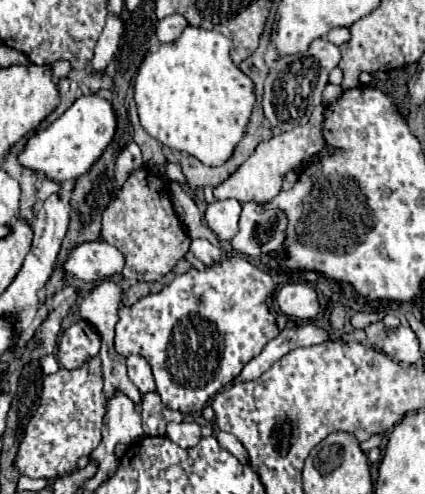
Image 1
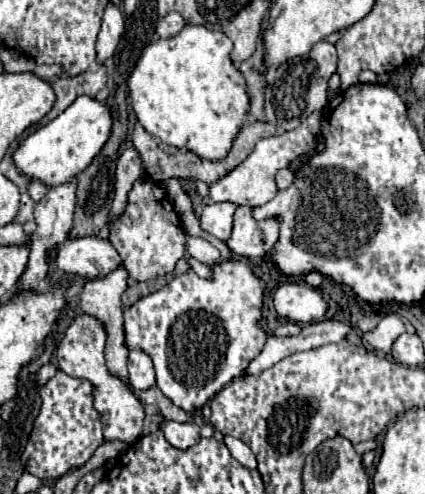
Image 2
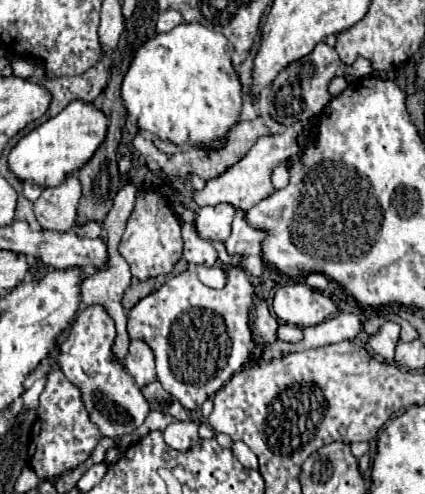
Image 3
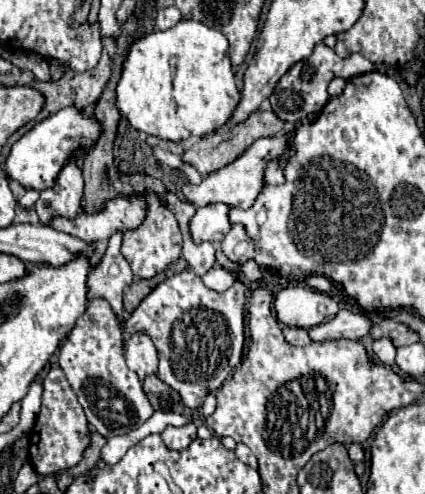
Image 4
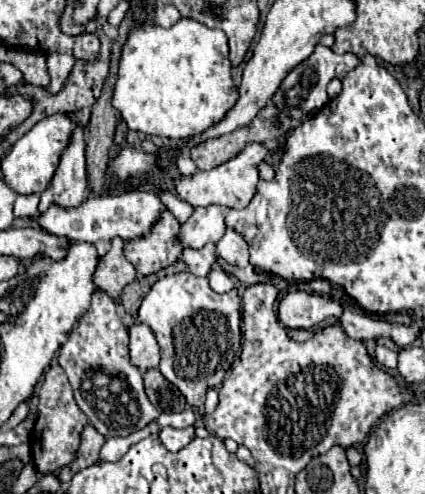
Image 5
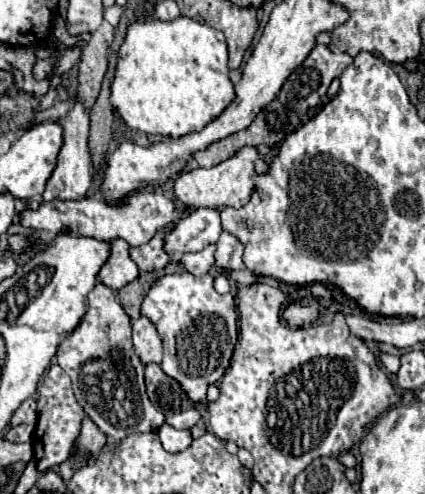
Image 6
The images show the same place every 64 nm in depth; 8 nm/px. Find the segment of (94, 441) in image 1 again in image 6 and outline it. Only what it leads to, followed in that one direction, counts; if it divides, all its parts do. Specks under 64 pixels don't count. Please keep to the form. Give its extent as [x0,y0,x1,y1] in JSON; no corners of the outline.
[32,364,84,472]

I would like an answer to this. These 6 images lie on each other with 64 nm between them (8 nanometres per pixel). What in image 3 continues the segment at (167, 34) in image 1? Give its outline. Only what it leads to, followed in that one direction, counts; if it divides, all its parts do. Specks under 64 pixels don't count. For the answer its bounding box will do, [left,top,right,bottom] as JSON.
[156,10,182,32]

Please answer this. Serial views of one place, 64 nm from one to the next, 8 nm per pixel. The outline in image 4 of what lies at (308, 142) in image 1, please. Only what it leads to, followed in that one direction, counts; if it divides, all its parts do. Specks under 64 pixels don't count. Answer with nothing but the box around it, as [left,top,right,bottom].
[182,136,288,210]

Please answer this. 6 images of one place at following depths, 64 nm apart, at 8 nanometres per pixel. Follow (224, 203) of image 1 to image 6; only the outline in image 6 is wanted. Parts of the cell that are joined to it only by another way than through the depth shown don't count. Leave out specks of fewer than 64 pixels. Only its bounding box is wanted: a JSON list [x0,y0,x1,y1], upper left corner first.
[164,208,220,256]

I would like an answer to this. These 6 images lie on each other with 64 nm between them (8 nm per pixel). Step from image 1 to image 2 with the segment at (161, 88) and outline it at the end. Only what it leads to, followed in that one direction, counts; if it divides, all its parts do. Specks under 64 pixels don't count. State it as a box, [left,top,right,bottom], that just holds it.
[126,24,248,158]

